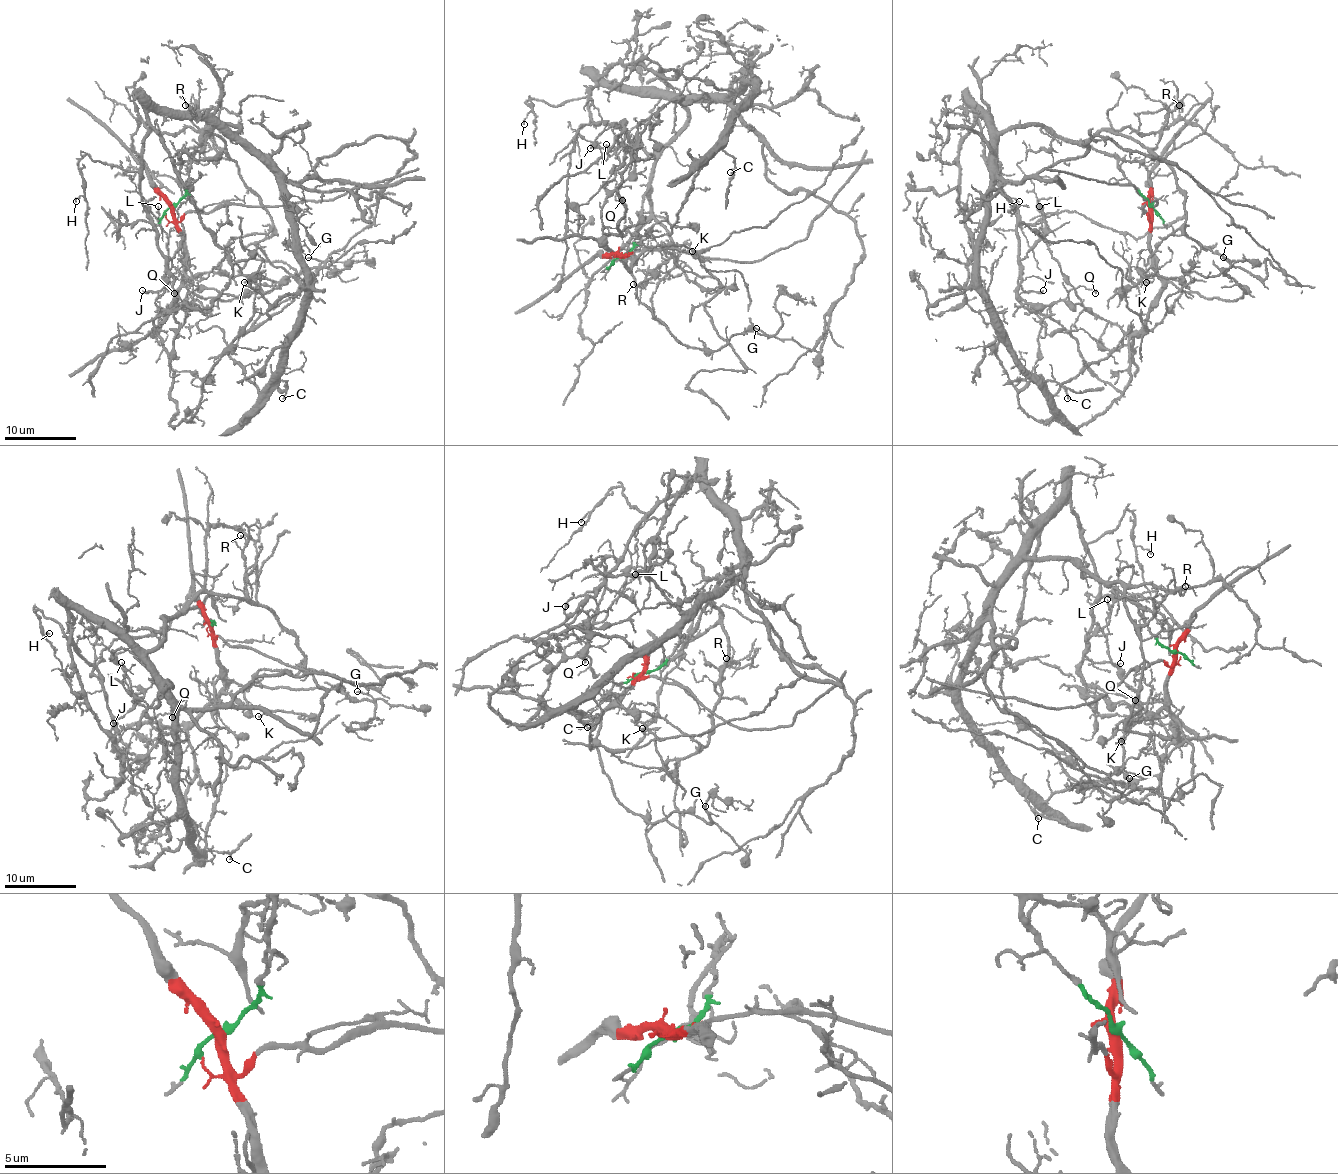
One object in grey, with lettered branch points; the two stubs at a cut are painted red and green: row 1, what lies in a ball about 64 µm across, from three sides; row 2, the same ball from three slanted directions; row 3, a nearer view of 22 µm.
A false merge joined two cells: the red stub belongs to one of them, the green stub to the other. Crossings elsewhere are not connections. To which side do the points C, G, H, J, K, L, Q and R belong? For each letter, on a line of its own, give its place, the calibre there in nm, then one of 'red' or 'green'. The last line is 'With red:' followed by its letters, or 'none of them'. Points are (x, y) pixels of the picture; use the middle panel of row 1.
C: (730, 172) | 120 nm | green
G: (756, 328) | 150 nm | red
H: (524, 124) | 110 nm | green
J: (590, 148) | 260 nm | green
K: (692, 251) | 110 nm | red
L: (606, 144) | 110 nm | red
Q: (622, 200) | 100 nm | red
R: (633, 284) | 130 nm | green
With red: G, K, L, Q

